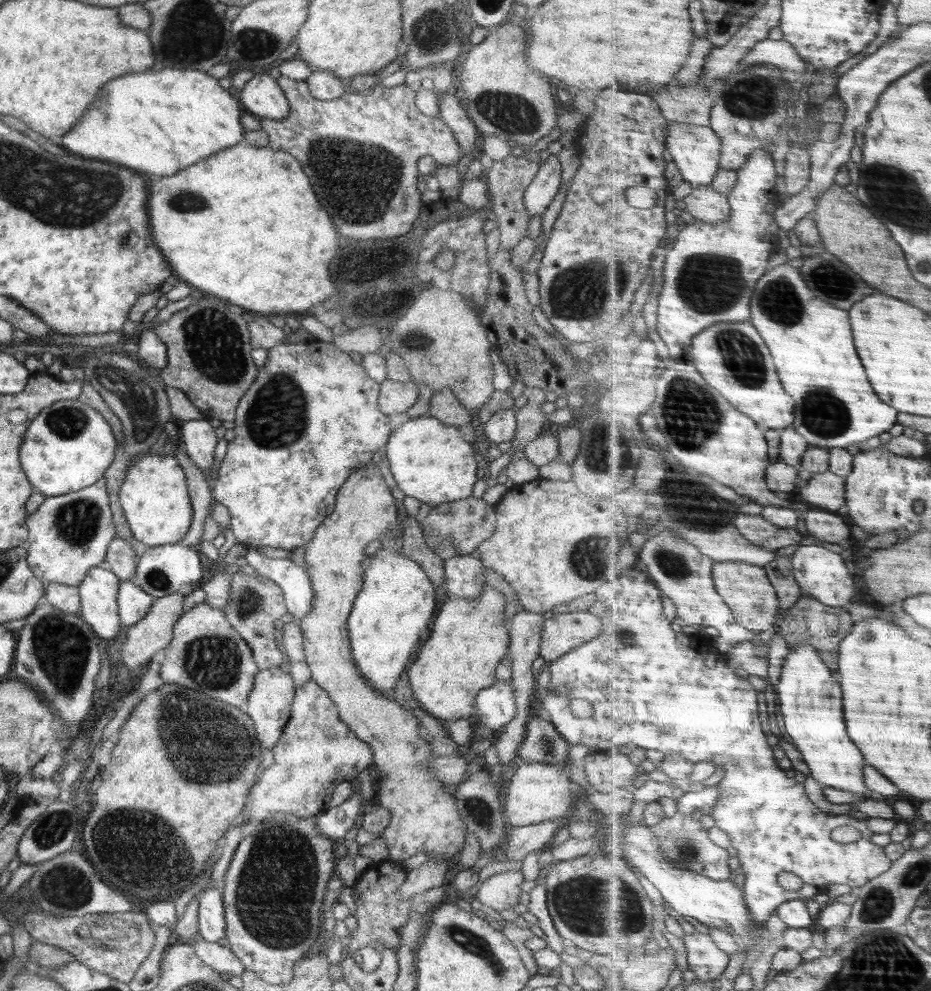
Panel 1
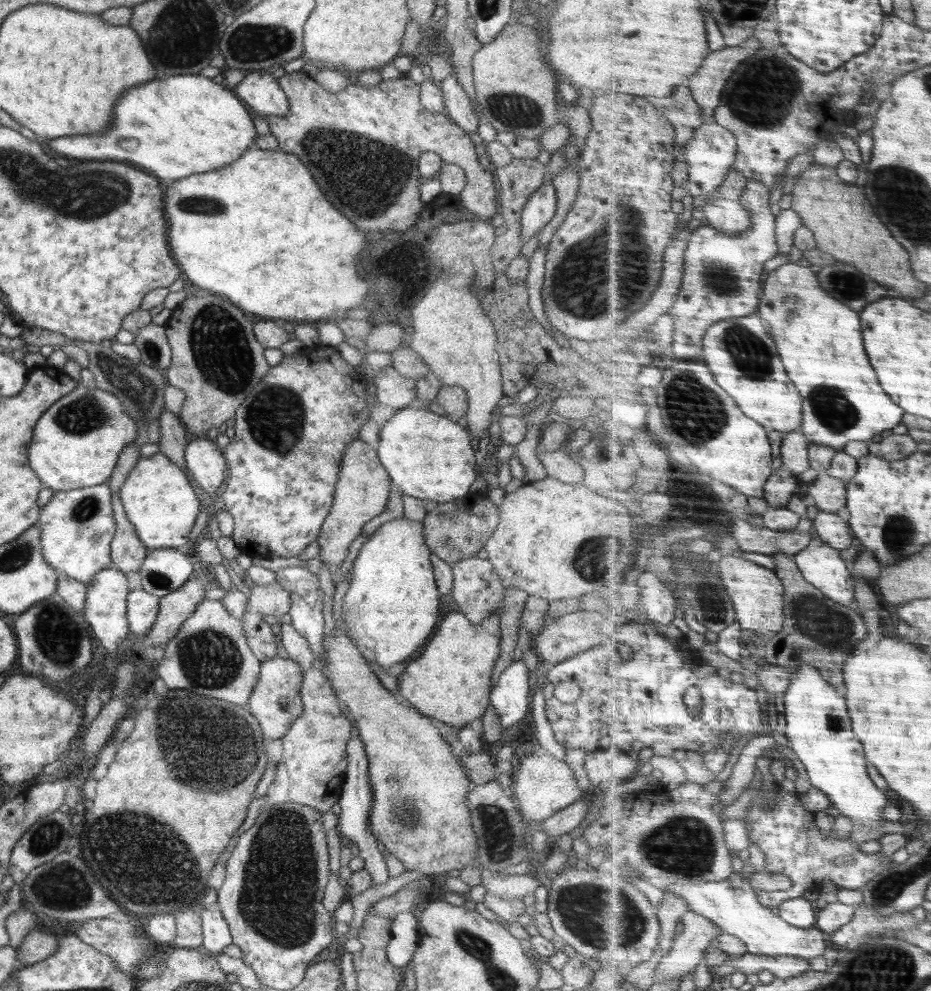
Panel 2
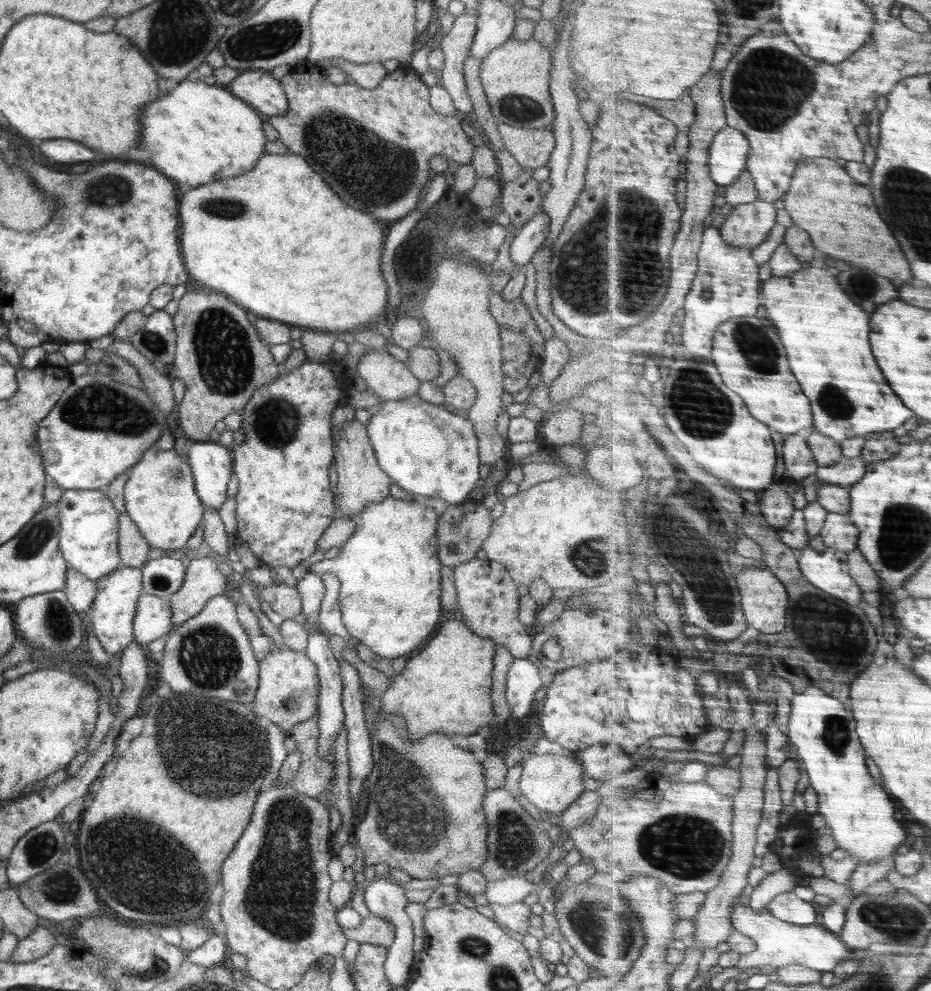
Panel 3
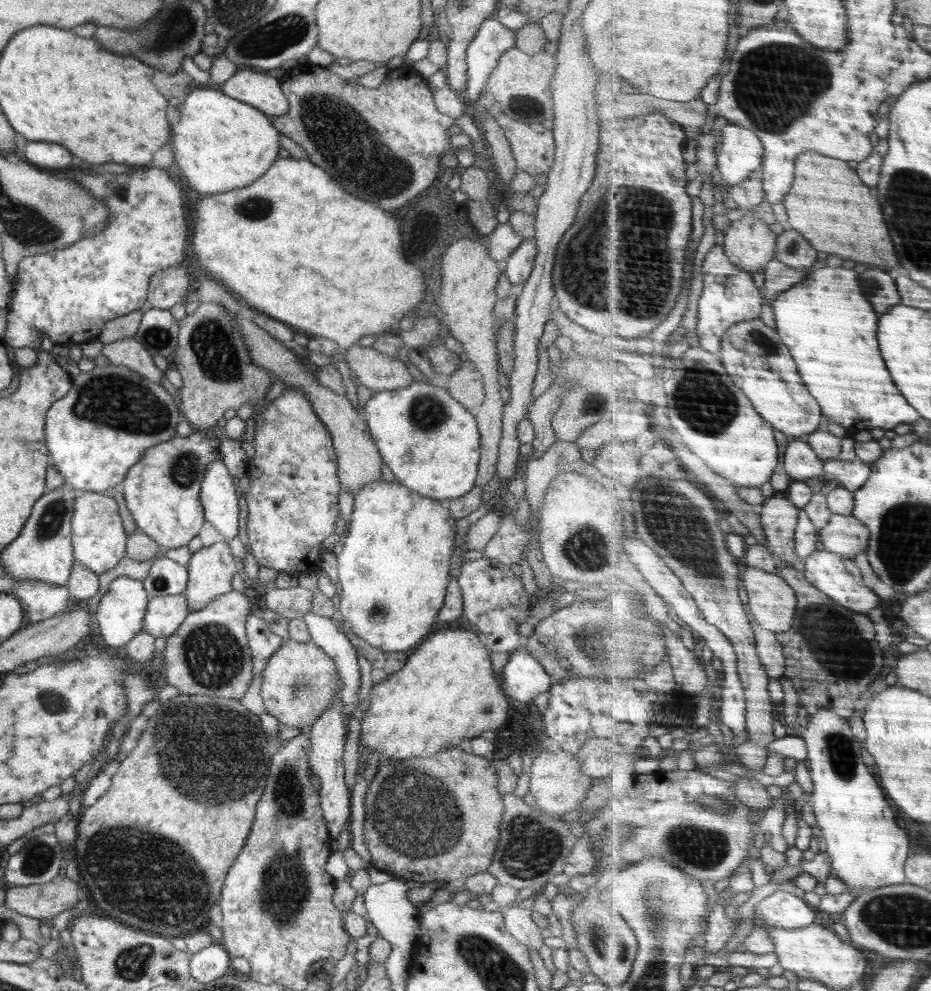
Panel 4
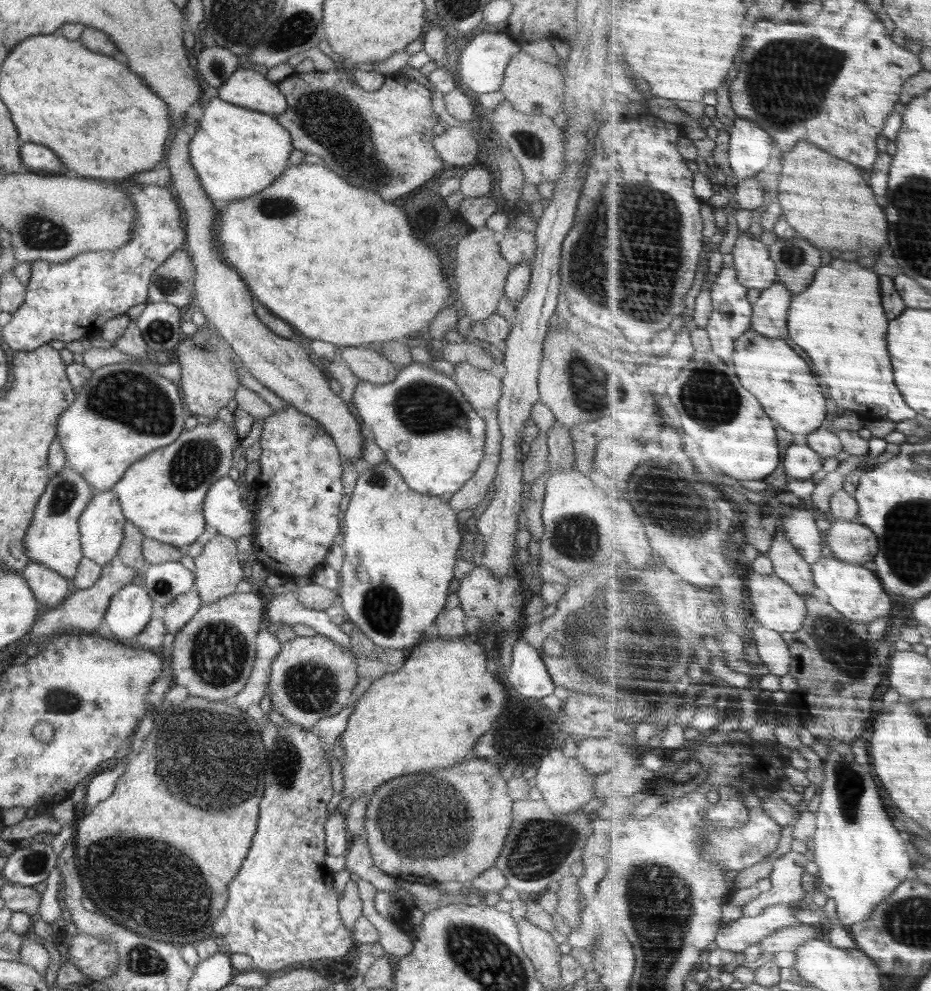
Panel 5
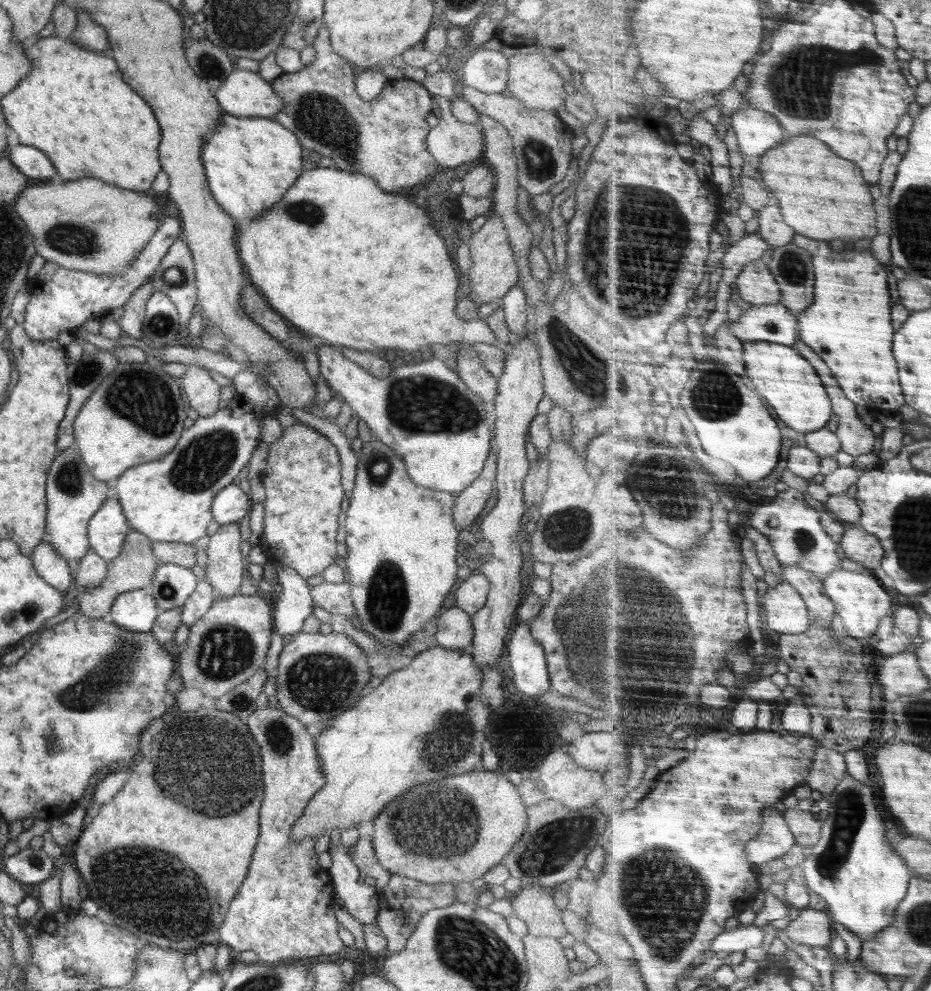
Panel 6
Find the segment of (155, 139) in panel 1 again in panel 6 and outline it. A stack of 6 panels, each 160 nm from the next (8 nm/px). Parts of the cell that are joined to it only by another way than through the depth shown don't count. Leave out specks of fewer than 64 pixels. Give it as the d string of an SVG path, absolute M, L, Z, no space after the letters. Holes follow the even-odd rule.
M223 112L219 125L207 141L203 142L203 149L201 150L201 161L205 168L212 196L237 226L247 226L250 220L264 215L269 208L282 200L284 193L303 173L302 148L303 146L294 136L294 133L273 118L236 118L236 116ZM22 144L10 146L9 159L12 164L27 177L36 180L57 179L57 170L54 168L52 161L37 148L33 146L24 146Z

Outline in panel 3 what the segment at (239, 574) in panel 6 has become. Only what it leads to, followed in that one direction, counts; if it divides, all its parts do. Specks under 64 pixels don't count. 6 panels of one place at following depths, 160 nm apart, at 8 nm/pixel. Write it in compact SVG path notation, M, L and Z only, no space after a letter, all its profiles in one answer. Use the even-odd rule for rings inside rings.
M214 557L194 558L186 565L184 582L169 600L172 629L196 616L210 598L224 595L229 589L229 578L222 574Z

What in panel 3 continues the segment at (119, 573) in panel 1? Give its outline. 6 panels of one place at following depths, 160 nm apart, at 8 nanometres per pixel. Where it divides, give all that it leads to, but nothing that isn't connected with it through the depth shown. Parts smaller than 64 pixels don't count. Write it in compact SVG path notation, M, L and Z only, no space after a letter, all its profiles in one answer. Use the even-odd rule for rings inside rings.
M126 512L119 513L118 558L125 567L142 569L151 546Z

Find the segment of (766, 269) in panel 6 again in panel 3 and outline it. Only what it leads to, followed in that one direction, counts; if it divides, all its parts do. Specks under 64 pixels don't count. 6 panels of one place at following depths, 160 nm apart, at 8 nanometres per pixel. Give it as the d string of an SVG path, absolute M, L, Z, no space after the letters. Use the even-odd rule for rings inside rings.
M760 198L756 202L734 207L720 232L725 241L734 246L755 249L770 238L776 220L778 208L774 206L774 202Z

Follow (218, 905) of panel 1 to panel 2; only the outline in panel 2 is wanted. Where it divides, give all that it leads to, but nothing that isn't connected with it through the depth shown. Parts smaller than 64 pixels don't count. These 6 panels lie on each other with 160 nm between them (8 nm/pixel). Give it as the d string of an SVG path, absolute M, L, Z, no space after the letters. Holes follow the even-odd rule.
M214 906L211 910L199 909L201 916L203 944L201 949L207 954L218 954L228 945L233 944L230 930L222 912Z

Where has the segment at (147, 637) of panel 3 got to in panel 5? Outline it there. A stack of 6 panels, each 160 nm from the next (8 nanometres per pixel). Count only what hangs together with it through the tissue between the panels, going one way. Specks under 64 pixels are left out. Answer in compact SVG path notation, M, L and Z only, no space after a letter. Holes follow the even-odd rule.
M192 587L190 590L175 596L170 604L157 608L162 620L165 622L168 633L176 633L198 612L203 605L202 599L196 590Z

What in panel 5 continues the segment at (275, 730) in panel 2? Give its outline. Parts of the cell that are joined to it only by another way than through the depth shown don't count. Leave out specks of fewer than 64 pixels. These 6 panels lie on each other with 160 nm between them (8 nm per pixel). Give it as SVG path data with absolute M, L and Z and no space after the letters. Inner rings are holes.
M296 635L294 639L281 644L280 652L272 663L265 702L282 714L288 722L303 726L309 731L314 730L318 720L338 714L350 702L358 678L356 669L357 660L348 649L322 635L305 637Z

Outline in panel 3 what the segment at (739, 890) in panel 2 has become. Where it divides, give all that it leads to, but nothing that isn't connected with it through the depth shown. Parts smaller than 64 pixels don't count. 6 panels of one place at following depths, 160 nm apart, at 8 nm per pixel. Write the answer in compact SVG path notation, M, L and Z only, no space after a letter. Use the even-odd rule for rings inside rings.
M740 899L732 907L732 922L734 928L750 938L754 938L758 943L758 950L750 954L743 954L739 968L746 971L751 968L770 965L775 968L784 966L802 965L816 969L822 973L833 973L838 965L842 965L850 959L852 948L840 938L840 934L828 930L822 925L798 925L788 923L786 920L778 919L772 915L770 910L754 911L751 902L742 904Z

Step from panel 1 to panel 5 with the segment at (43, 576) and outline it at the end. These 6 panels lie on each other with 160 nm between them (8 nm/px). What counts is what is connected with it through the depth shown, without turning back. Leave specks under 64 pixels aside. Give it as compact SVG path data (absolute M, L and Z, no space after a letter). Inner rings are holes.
M110 491L96 492L92 494L89 504L79 516L80 546L83 556L90 558L98 566L104 566L113 560L120 549L123 539L123 528L126 518L121 509L120 501L116 494Z

